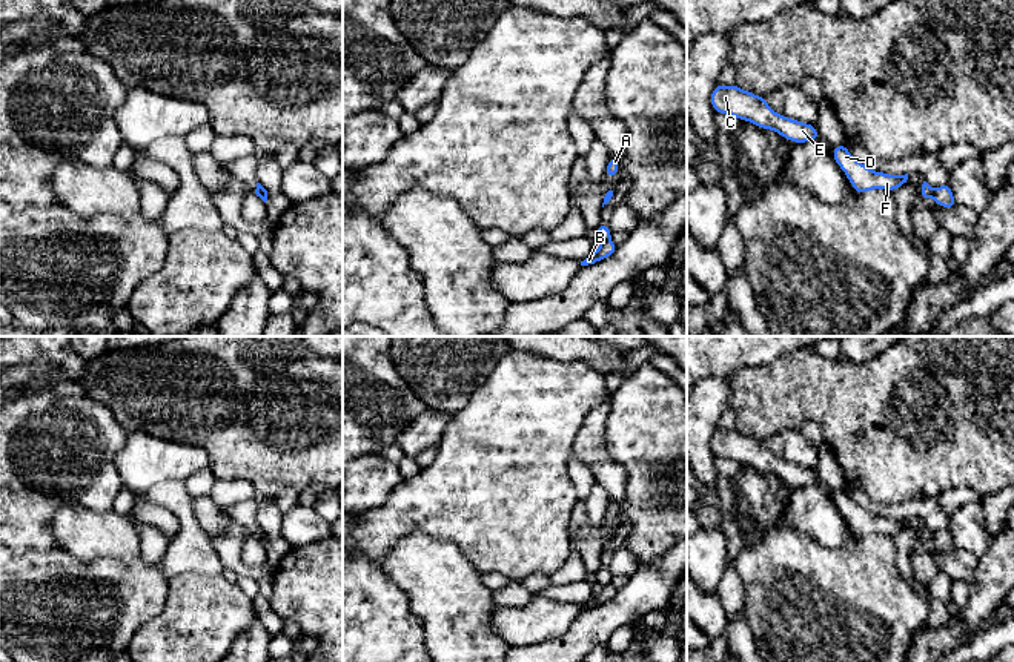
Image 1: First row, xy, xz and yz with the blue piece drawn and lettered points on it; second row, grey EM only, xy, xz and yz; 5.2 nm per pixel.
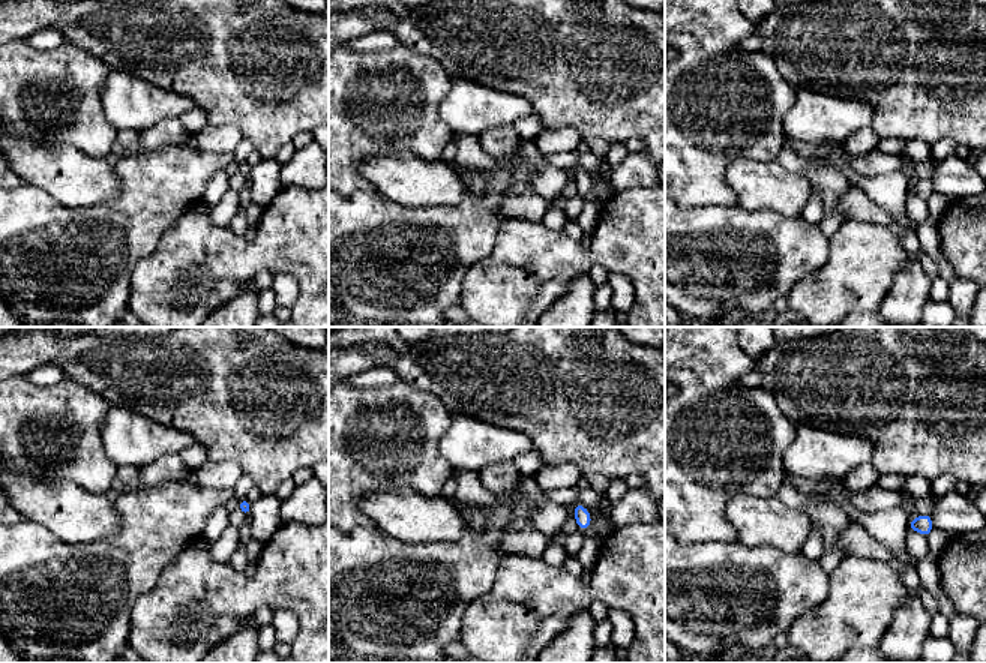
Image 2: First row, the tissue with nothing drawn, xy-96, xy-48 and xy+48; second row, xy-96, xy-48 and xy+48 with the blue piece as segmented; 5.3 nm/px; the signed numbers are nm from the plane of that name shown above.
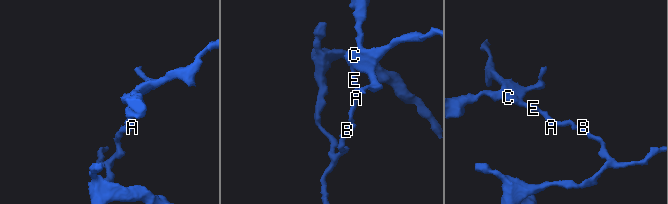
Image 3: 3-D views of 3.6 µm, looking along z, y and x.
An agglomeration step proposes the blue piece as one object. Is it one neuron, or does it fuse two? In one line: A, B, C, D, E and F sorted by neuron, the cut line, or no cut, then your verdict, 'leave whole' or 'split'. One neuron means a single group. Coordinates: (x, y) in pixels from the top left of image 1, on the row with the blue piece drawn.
groups A C D E F / B; cut xz (609, 238), (603, 243); split

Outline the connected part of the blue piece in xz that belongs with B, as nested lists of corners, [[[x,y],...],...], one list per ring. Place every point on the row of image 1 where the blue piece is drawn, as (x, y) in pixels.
[[[608,240],[602,243],[598,250],[592,250],[592,253],[584,261],[581,261],[581,266],[595,264],[604,258],[608,258],[615,253],[616,249],[618,246]]]

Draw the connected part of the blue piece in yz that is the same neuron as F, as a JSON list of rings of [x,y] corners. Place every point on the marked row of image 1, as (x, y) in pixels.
[[[847,144],[833,146],[833,157],[859,195],[873,189],[885,189],[893,192],[897,187],[905,186],[908,180],[908,174],[888,175],[885,172],[871,170],[848,152]]]

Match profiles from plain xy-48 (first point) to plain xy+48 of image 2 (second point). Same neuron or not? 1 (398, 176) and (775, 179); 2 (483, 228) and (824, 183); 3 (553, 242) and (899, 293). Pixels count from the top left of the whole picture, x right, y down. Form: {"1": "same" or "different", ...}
{"1": "same", "2": "different", "3": "different"}

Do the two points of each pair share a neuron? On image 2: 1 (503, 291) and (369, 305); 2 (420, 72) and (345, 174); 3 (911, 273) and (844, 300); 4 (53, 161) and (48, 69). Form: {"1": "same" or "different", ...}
{"1": "different", "2": "same", "3": "different", "4": "different"}

